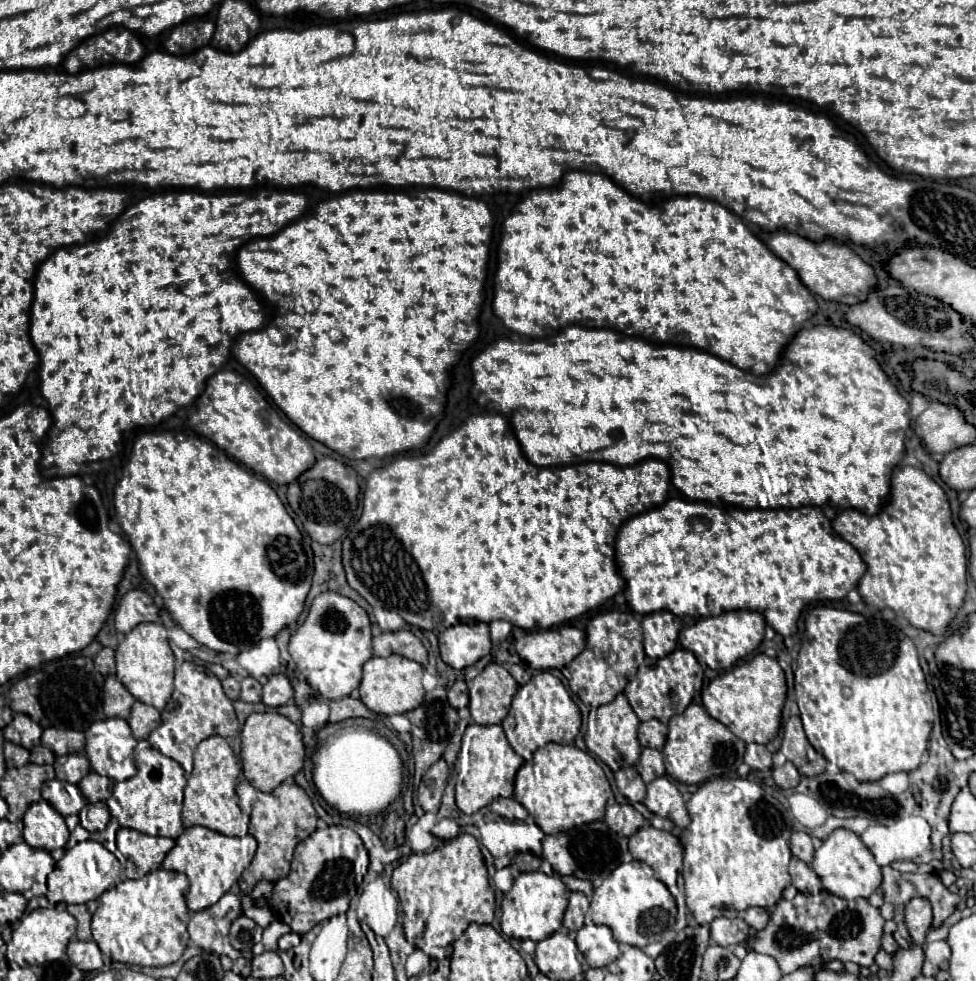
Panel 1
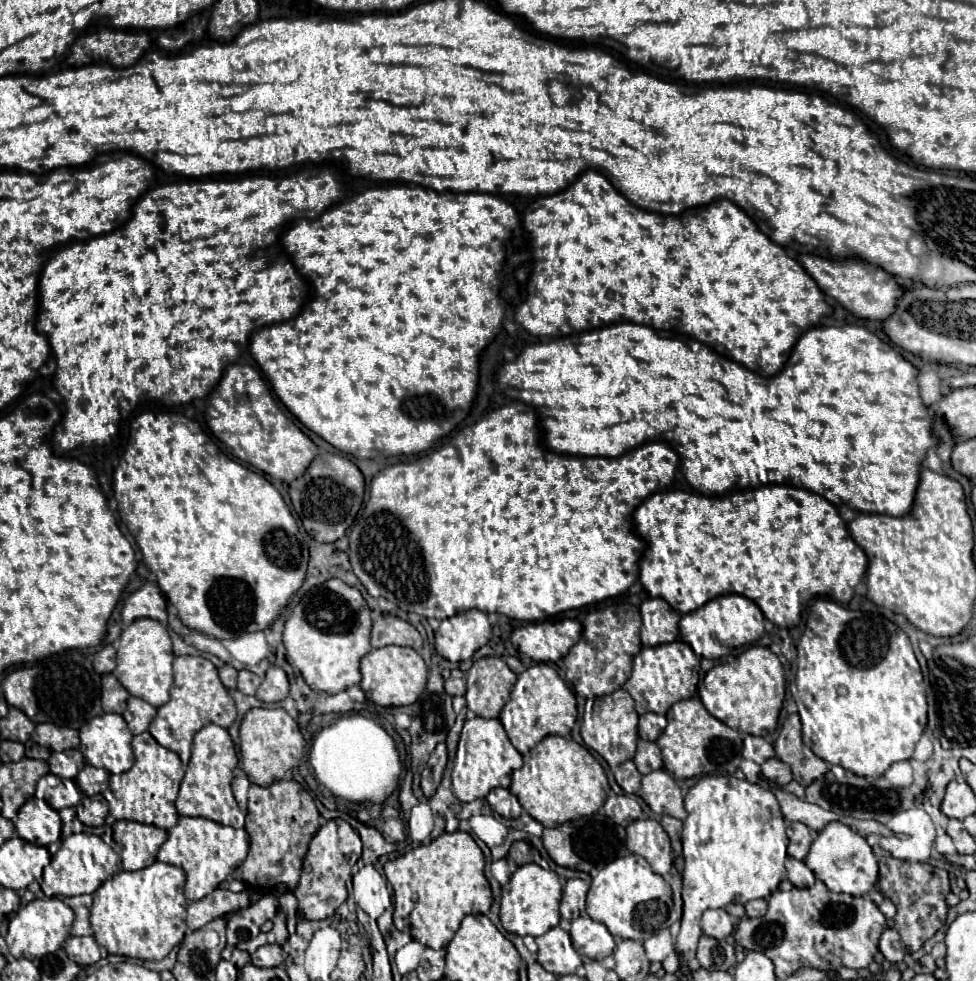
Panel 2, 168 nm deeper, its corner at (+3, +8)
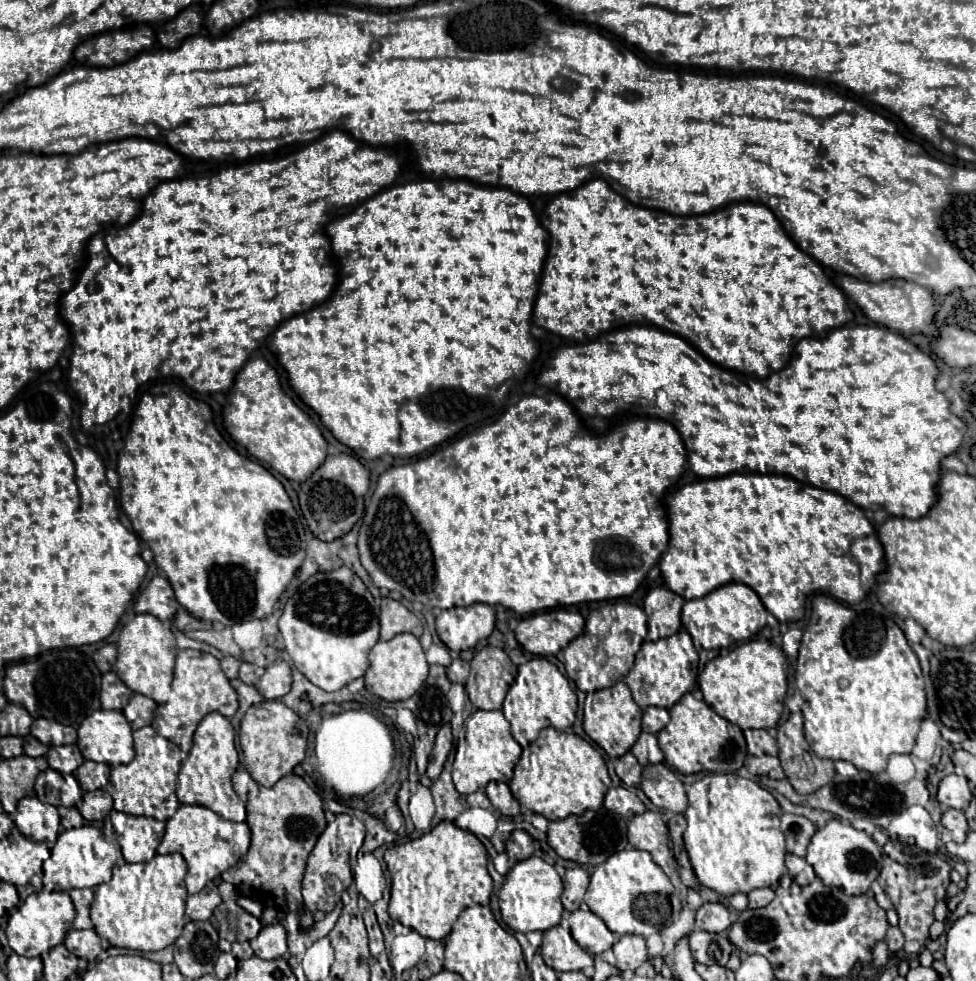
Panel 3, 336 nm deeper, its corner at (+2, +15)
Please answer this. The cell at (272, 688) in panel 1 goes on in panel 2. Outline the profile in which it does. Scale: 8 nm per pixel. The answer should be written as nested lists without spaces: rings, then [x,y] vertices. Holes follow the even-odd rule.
[[[270,667],[256,693],[262,703],[278,703],[288,697],[288,677],[280,667]]]

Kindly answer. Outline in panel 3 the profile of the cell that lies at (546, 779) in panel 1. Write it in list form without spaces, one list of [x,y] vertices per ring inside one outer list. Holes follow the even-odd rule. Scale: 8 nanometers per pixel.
[[[543,728],[537,740],[523,749],[515,766],[515,776],[509,782],[519,804],[547,820],[563,820],[569,814],[579,816],[585,810],[601,808],[605,792],[611,787],[612,781],[601,754],[573,732],[559,732],[555,728]]]

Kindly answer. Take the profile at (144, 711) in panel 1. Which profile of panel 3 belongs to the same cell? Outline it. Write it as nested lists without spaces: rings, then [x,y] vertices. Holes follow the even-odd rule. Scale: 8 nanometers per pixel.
[[[133,694],[129,704],[123,708],[123,714],[133,730],[139,730],[143,726],[149,726],[153,722],[153,712],[157,708],[157,702],[143,694]]]

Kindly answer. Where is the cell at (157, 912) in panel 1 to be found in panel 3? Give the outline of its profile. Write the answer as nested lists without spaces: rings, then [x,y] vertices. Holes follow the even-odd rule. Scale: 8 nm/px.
[[[155,854],[153,860],[143,864],[115,866],[113,878],[95,888],[95,900],[91,904],[91,922],[95,932],[101,938],[107,938],[109,944],[117,948],[129,948],[141,952],[167,948],[181,936],[185,926],[185,900],[187,900],[185,874],[187,874],[187,864],[181,854],[167,854],[167,856]]]

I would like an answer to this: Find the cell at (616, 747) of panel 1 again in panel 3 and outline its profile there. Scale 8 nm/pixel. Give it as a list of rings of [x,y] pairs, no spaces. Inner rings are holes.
[[[617,682],[613,688],[587,693],[583,708],[583,729],[585,734],[597,742],[609,758],[619,758],[631,750],[637,736],[641,734],[641,714],[643,710],[635,704],[629,688]]]

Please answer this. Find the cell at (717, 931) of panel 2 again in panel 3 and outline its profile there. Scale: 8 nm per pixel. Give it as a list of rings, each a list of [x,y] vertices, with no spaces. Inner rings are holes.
[[[705,902],[695,916],[695,922],[705,932],[725,932],[731,926],[729,910],[719,902]]]

